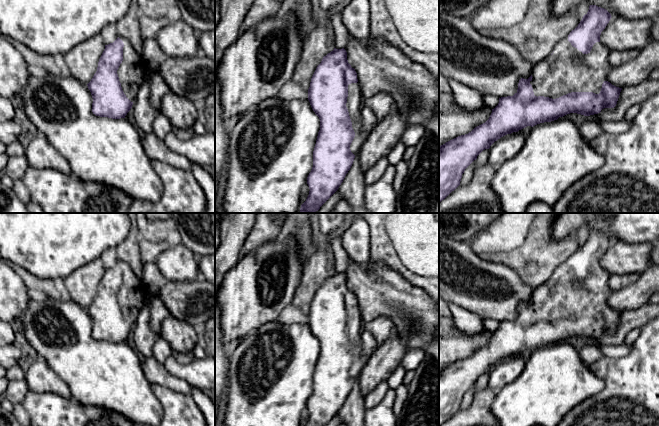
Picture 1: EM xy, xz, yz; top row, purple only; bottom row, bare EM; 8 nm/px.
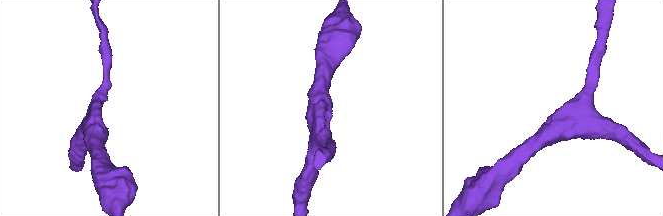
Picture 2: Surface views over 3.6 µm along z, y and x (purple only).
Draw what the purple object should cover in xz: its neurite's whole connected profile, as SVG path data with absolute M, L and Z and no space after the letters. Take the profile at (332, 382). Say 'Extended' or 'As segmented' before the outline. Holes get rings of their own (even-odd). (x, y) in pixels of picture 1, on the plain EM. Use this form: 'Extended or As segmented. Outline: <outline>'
Extended. Outline: M334 272L324 280L311 302L308 324L320 343L320 354L313 375L313 391L307 401L310 415L305 426L326 426L338 414L365 364L361 339L364 321L357 306L357 297L348 287L347 276L344 272Z

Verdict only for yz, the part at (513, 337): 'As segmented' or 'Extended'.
Extended

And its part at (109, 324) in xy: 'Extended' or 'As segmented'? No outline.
Extended

